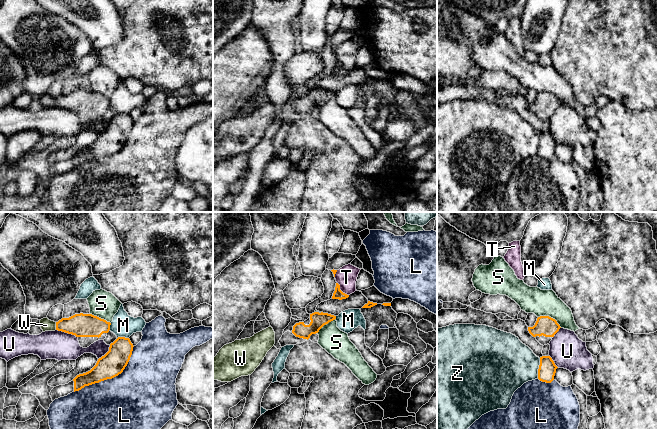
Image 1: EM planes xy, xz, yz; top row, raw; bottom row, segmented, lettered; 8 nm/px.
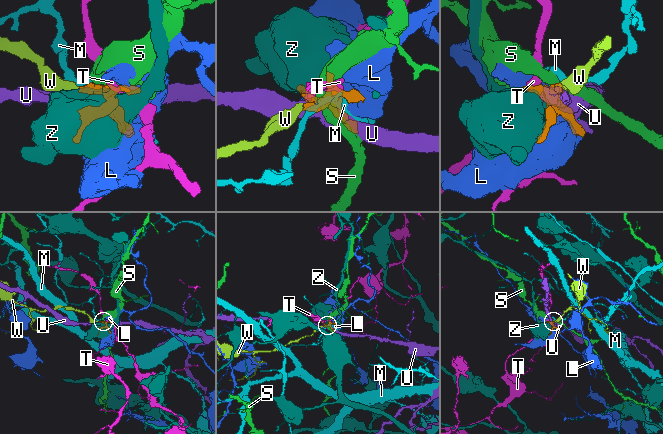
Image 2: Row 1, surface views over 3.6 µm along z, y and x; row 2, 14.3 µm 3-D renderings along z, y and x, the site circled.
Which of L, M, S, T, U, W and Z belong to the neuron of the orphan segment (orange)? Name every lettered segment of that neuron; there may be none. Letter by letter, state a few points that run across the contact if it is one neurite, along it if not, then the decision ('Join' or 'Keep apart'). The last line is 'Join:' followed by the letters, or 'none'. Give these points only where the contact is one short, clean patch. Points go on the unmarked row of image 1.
L: Keep apart
M: Line: xy (128, 113), (117, 114). Keep apart
S: Line: yz (538, 92), (550, 92), (561, 103). Keep apart
T: Line: xz (337, 58), (340, 65), (348, 71). Keep apart
U: Keep apart
W: Line: xy (81, 101), (56, 102), (46, 101). Join
Z: Keep apart
Join: W

